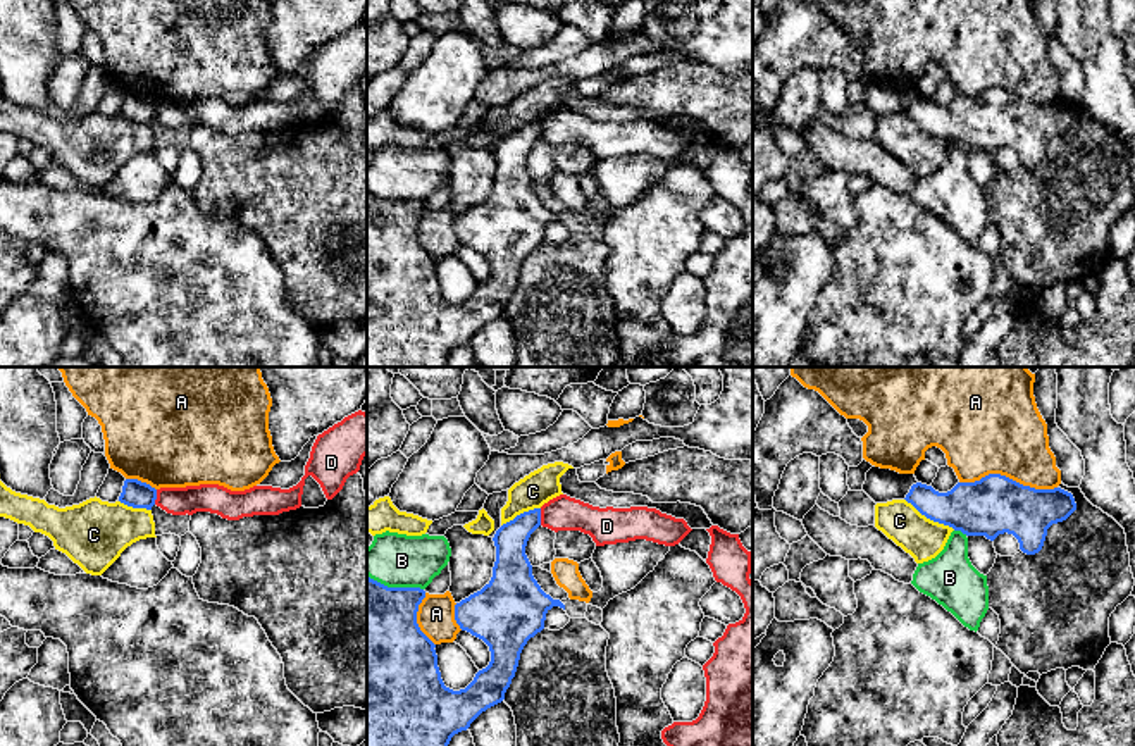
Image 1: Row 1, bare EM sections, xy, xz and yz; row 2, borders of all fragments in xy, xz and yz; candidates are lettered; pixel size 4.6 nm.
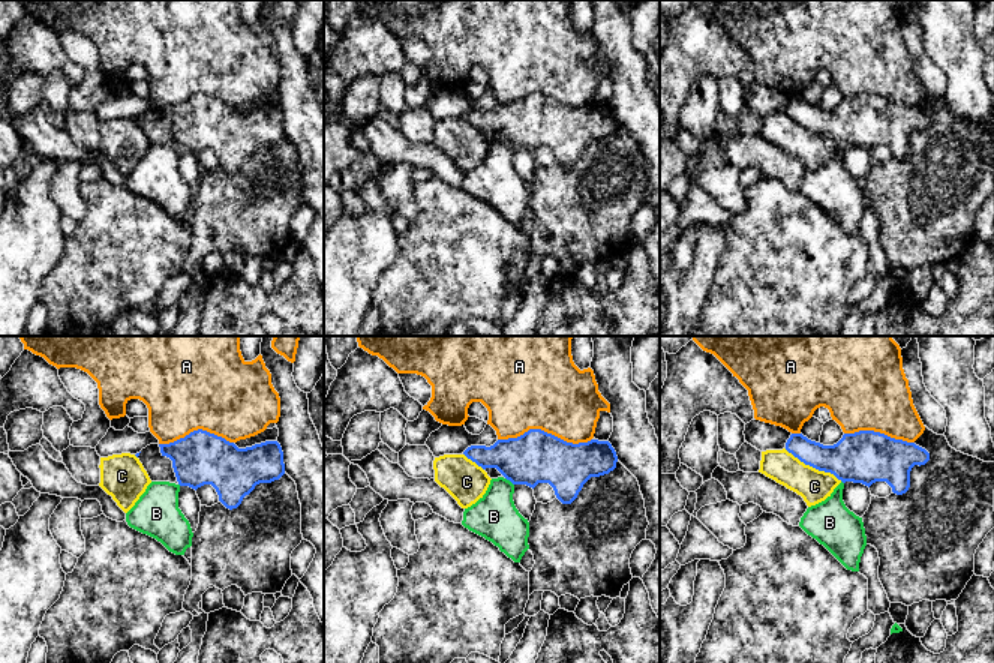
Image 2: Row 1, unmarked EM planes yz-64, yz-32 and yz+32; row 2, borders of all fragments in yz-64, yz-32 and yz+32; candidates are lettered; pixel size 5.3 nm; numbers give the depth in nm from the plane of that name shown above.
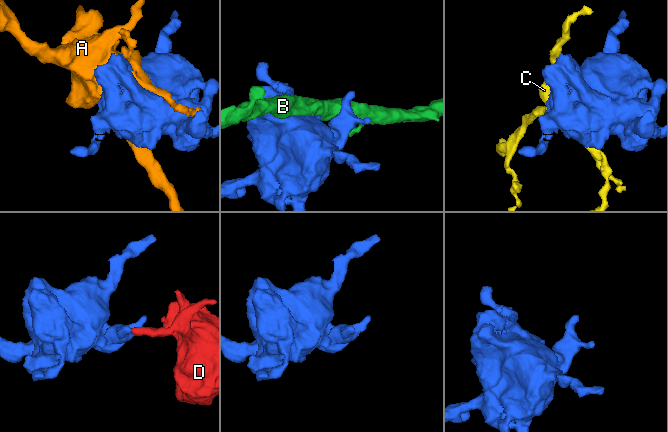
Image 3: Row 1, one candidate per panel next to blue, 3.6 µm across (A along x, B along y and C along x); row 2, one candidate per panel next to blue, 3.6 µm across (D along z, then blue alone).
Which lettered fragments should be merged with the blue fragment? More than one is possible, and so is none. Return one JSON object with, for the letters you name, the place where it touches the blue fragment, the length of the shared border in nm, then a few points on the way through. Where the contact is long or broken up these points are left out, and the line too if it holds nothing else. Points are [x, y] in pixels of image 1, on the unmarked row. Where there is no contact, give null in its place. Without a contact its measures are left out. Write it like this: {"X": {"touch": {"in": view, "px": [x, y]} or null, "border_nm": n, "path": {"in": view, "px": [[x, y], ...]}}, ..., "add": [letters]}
{"add": []}

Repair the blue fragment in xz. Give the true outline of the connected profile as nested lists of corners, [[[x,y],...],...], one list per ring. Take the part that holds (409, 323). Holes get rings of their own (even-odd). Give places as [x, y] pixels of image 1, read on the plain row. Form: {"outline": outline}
{"outline": [[[541,122],[503,138],[493,152],[496,176],[491,195],[455,219],[460,243],[482,253],[491,265],[489,279],[460,305],[444,300],[436,258],[417,238],[425,205],[388,202],[367,190],[367,367],[446,367],[455,348],[467,345],[482,326],[505,314],[527,255],[544,243],[553,221],[565,224],[560,214],[541,203],[525,169],[527,155],[539,140]]]}

